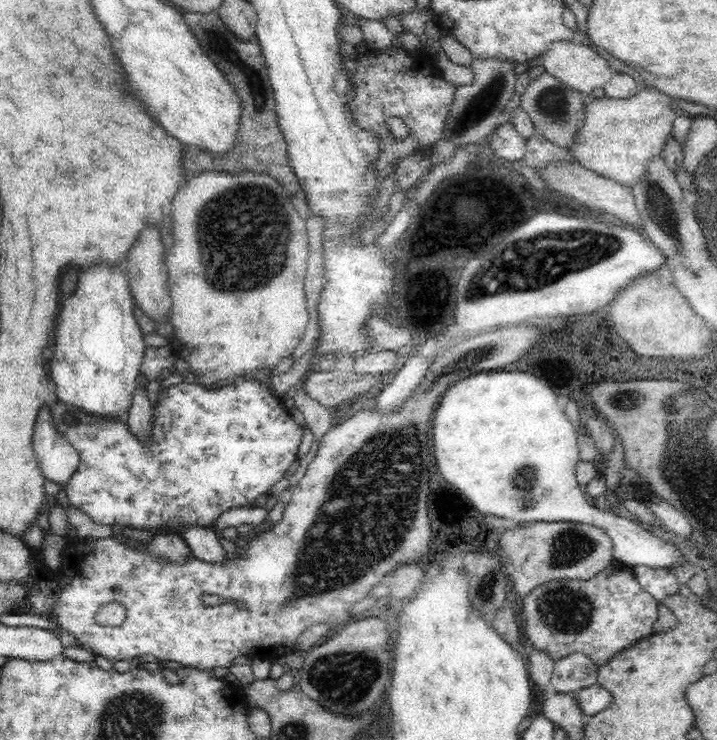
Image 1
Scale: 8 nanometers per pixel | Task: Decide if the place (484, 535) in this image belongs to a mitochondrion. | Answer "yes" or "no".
no

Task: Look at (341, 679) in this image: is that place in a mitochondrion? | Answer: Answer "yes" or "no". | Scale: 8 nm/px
yes

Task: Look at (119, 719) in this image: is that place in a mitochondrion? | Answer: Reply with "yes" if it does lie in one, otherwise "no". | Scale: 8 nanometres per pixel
yes

